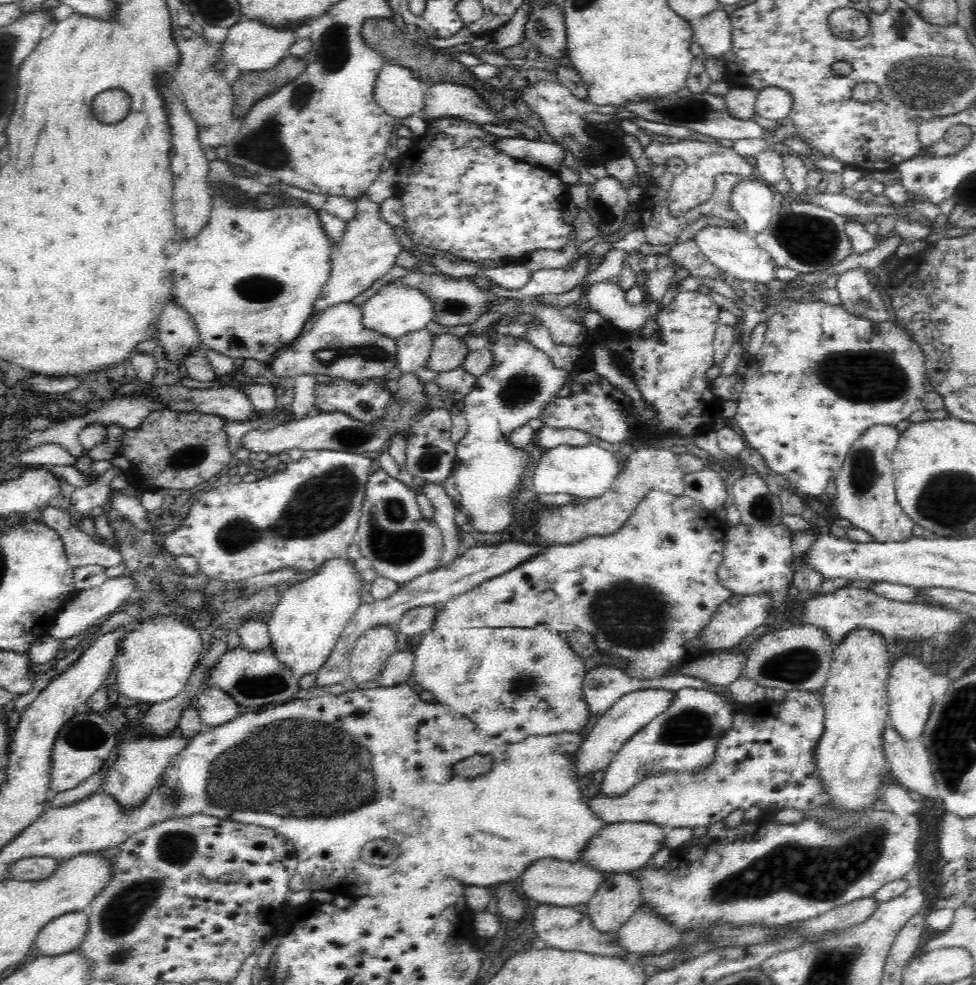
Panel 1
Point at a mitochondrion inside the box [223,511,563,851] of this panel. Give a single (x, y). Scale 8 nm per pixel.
(264, 685)

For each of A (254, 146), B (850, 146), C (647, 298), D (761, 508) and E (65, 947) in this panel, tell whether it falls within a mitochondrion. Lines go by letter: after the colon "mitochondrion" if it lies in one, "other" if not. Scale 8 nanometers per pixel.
A: mitochondrion
B: other
C: other
D: mitochondrion
E: other

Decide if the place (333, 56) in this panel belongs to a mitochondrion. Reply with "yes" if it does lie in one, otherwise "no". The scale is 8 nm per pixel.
yes

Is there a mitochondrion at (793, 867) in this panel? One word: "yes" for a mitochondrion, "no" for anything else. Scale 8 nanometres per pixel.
yes

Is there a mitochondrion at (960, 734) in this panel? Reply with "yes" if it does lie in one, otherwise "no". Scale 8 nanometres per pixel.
yes

